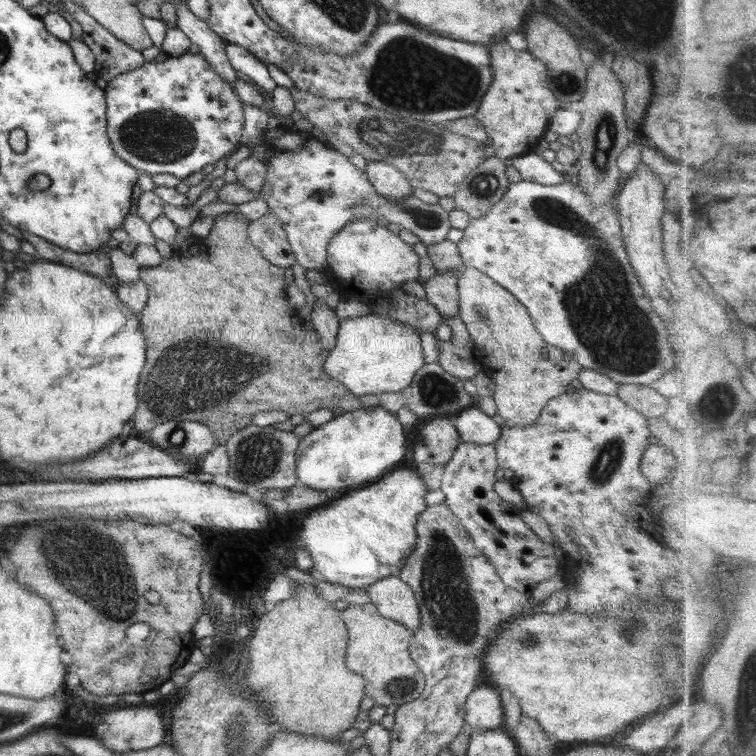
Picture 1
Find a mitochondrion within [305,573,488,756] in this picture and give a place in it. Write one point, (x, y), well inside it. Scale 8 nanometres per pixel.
(403, 685)

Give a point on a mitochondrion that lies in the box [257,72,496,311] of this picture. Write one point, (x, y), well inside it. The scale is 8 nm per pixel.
(384, 137)

